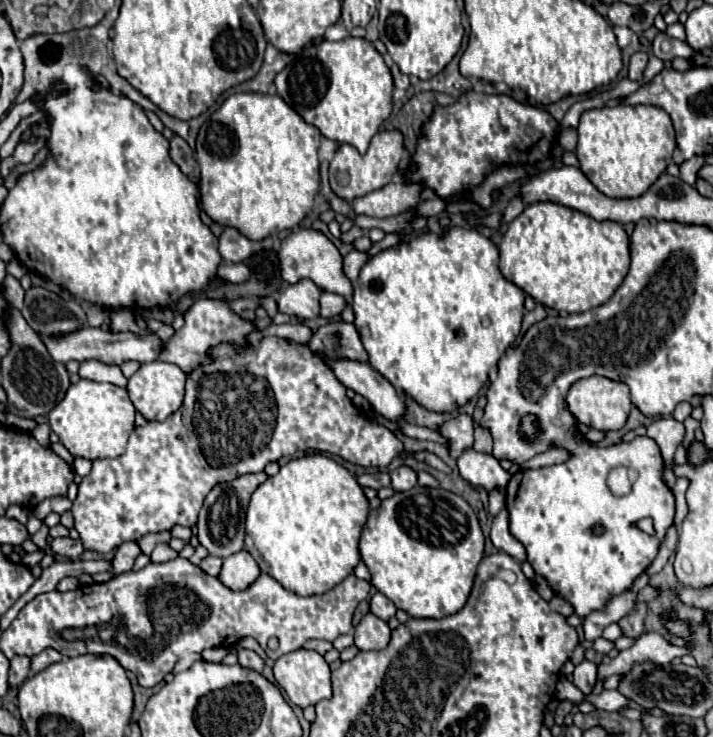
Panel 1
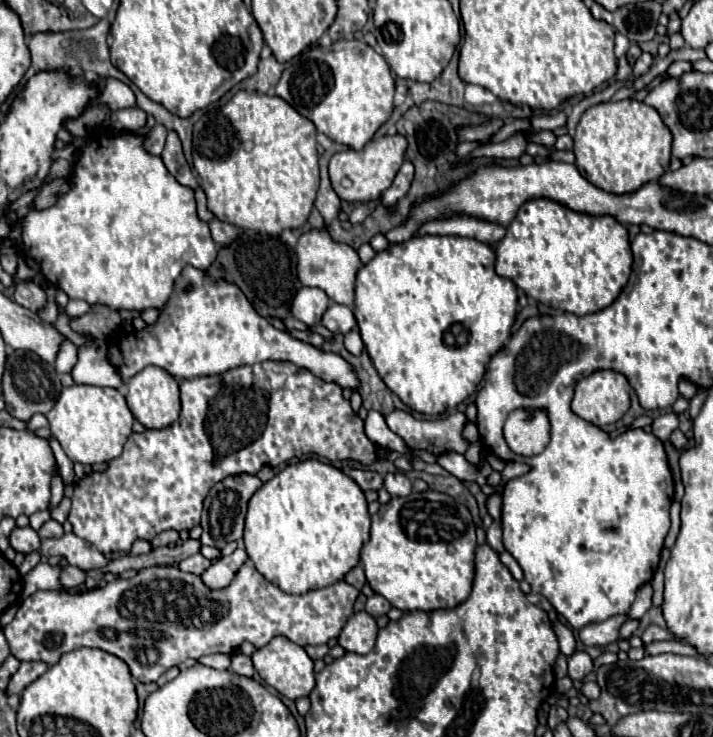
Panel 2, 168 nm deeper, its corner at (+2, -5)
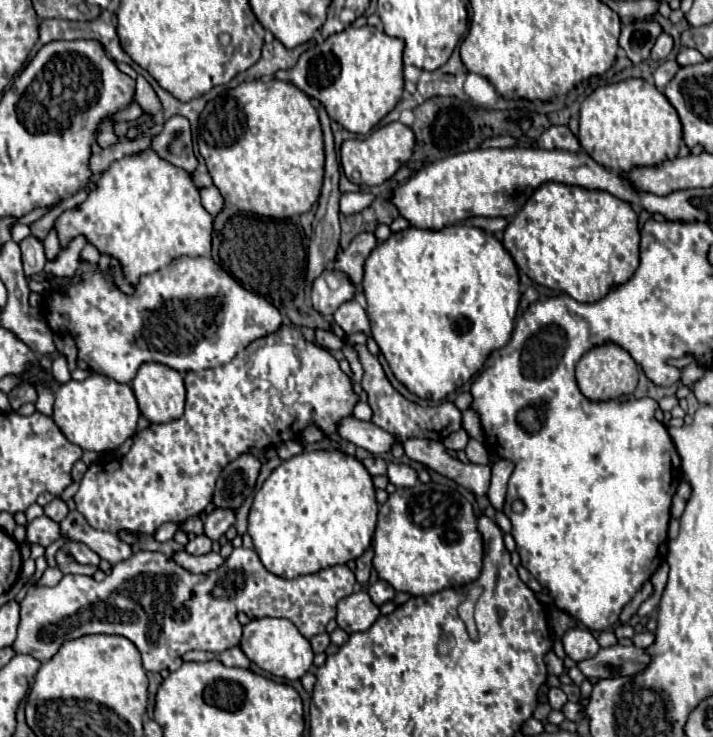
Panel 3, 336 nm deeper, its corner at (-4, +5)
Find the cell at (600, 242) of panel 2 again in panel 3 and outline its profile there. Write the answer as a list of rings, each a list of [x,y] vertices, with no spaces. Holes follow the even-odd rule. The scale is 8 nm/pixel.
[[[545,182],[533,192],[513,222],[505,228],[503,246],[513,256],[519,270],[533,282],[555,292],[565,292],[577,302],[593,304],[603,300],[617,286],[623,286],[639,266],[637,214],[627,202],[611,196],[609,192],[591,192],[579,186]]]

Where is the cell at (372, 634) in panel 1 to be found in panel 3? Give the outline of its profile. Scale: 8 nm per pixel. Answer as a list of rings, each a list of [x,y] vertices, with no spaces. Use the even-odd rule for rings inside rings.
[[[357,590],[343,598],[337,606],[337,624],[347,634],[365,632],[379,616],[379,608],[373,604],[365,590]]]

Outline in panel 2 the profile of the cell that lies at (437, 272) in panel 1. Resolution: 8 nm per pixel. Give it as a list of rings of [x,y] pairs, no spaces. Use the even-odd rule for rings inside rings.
[[[415,236],[407,242],[401,244],[391,244],[387,250],[377,252],[377,256],[369,262],[363,264],[361,270],[357,272],[357,286],[355,286],[355,318],[357,318],[357,326],[361,332],[361,338],[365,342],[365,350],[371,356],[379,376],[383,378],[383,382],[387,384],[387,388],[391,392],[395,392],[403,404],[407,404],[409,408],[413,408],[415,412],[421,414],[443,414],[447,410],[453,410],[459,402],[463,402],[467,396],[471,396],[479,382],[483,380],[487,362],[491,360],[491,356],[503,348],[503,344],[507,342],[507,338],[511,336],[511,326],[515,322],[515,314],[517,314],[517,288],[513,286],[513,282],[509,282],[509,278],[501,278],[495,272],[495,252],[475,240],[475,238],[461,238],[461,236]]]

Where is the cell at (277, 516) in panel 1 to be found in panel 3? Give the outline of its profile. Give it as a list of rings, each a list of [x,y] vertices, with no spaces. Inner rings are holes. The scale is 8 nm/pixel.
[[[313,450],[281,462],[271,472],[253,498],[247,532],[269,572],[297,578],[357,560],[371,546],[375,524],[375,486],[365,466],[345,452]]]

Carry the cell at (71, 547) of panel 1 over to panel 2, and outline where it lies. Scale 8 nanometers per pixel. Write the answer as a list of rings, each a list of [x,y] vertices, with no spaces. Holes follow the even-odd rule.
[[[63,534],[61,538],[49,538],[41,544],[43,556],[63,556],[69,564],[79,566],[81,570],[99,570],[109,564],[107,556],[101,554],[95,546],[77,538],[75,534]]]

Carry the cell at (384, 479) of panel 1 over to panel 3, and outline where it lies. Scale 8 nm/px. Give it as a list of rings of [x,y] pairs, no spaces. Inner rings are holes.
[[[369,456],[365,460],[361,460],[363,466],[369,470],[371,476],[379,476],[379,474],[385,474],[387,472],[387,464],[381,456]]]

